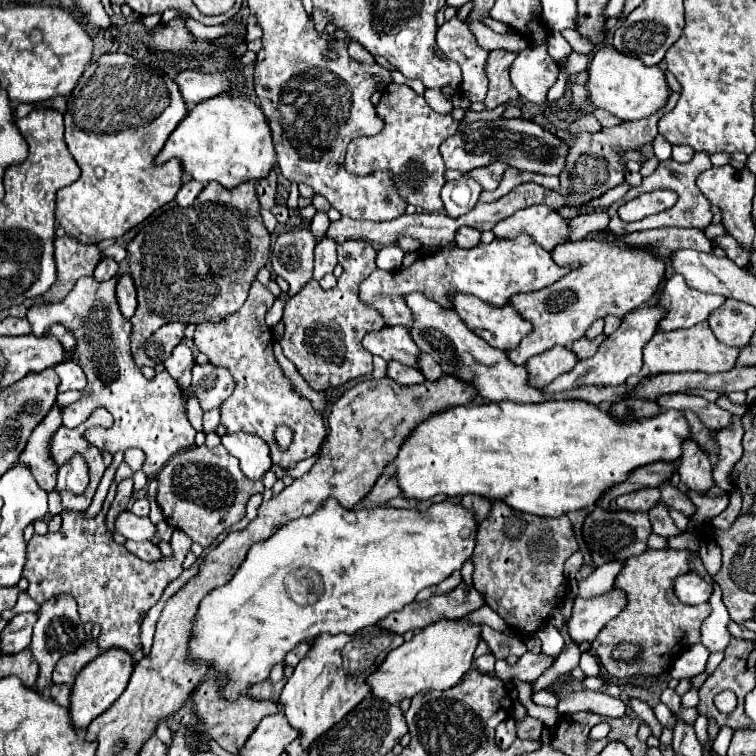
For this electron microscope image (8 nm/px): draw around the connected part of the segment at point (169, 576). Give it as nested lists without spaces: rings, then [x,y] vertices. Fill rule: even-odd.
[[[116,486],[108,490],[102,512],[94,520],[82,520],[78,512],[62,512],[62,530],[52,534],[38,536],[34,534],[28,542],[26,552],[26,568],[24,578],[30,582],[28,594],[44,604],[50,596],[72,594],[78,602],[78,612],[84,622],[92,622],[100,626],[98,646],[100,650],[108,650],[112,646],[124,648],[130,654],[136,654],[140,648],[140,624],[148,610],[160,600],[168,582],[182,574],[182,562],[192,546],[192,540],[182,532],[174,530],[172,534],[172,550],[174,558],[164,558],[158,562],[142,562],[134,554],[130,554],[124,546],[112,540],[112,534],[106,532],[104,516],[114,500]]]

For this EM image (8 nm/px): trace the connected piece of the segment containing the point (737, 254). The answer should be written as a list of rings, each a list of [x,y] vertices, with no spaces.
[[[720,236],[718,240],[714,240],[714,244],[718,244],[718,246],[722,246],[724,250],[726,250],[726,256],[732,260],[732,262],[736,262],[738,266],[748,266],[750,262],[752,262],[752,256],[754,256],[754,252],[752,250],[746,250],[746,248],[742,248],[732,236]]]

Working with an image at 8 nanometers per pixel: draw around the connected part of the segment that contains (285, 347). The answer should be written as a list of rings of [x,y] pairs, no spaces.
[[[364,240],[342,242],[338,244],[338,264],[344,272],[332,290],[322,290],[320,284],[312,280],[286,302],[282,318],[286,324],[286,332],[280,340],[282,352],[296,364],[298,372],[316,392],[324,392],[370,374],[372,354],[362,348],[362,338],[366,332],[386,326],[378,310],[364,304],[358,296],[362,280],[376,270],[376,250]]]

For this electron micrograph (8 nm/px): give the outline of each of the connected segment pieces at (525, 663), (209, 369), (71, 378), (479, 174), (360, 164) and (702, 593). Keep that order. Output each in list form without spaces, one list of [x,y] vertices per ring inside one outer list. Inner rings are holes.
[[[526,652],[516,666],[508,666],[506,660],[496,660],[496,676],[504,682],[510,682],[512,678],[518,678],[522,682],[536,682],[540,678],[540,674],[544,670],[548,670],[554,660],[558,656],[544,656],[544,654],[532,654],[532,652]]]
[[[210,362],[204,366],[194,364],[192,388],[200,400],[200,406],[204,410],[212,410],[212,408],[218,408],[232,394],[234,378],[222,366],[214,366]]]
[[[66,360],[62,364],[56,364],[54,370],[60,376],[60,386],[58,386],[60,392],[80,390],[86,386],[86,374],[82,372],[82,368],[74,360]]]
[[[494,160],[492,164],[488,164],[484,168],[476,168],[476,170],[468,172],[468,176],[472,176],[484,190],[496,190],[504,172],[506,172],[506,168],[508,168],[506,162]]]
[[[395,83],[389,85],[386,92],[382,94],[376,112],[384,120],[384,130],[376,136],[354,138],[348,144],[344,168],[358,176],[366,176],[374,170],[390,168],[394,172],[398,190],[402,192],[408,204],[414,204],[416,208],[422,208],[426,212],[442,210],[444,204],[440,200],[440,190],[446,182],[444,180],[446,166],[442,162],[438,146],[442,140],[452,136],[460,124],[452,120],[452,116],[442,116],[434,112],[426,104],[426,100],[409,86]]]
[[[688,572],[686,576],[678,576],[676,596],[686,604],[702,604],[712,596],[712,584],[708,584],[698,572]]]

